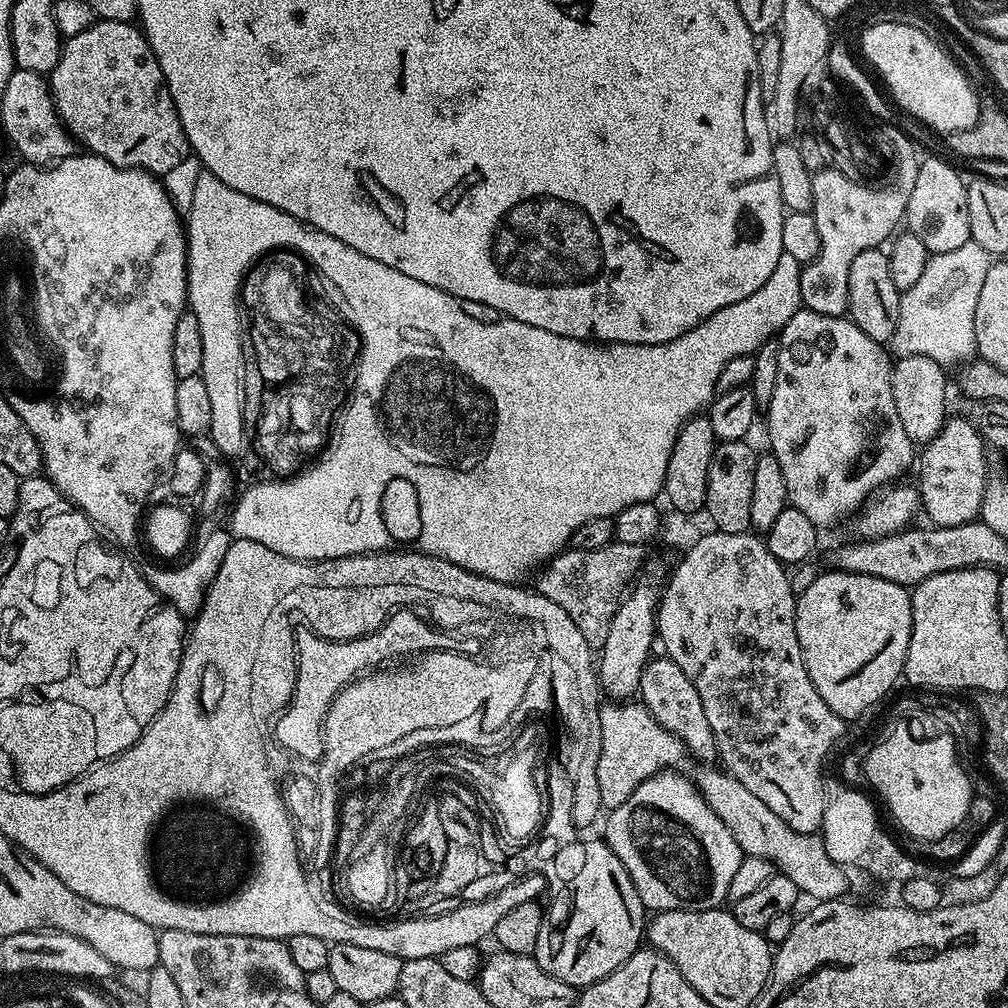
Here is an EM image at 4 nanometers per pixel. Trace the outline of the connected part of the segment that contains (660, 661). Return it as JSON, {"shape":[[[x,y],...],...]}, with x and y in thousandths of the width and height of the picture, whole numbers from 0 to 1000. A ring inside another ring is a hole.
{"shape":[[[658,649],[644,654],[643,660],[637,665],[633,694],[634,697],[645,704],[647,711],[658,722],[668,726],[679,737],[679,741],[685,747],[686,753],[687,750],[690,754],[698,754],[694,756],[706,756],[711,753],[712,747],[708,736],[708,724],[704,724],[704,716],[700,713],[700,704],[696,704],[696,692],[692,692],[692,685],[688,685],[688,677],[685,677],[685,673],[681,673],[681,668],[673,662],[673,657],[664,655]]]}

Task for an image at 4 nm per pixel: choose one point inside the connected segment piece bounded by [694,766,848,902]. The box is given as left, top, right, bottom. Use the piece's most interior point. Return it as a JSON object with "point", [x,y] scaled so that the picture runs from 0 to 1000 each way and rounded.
{"point":[795,849]}

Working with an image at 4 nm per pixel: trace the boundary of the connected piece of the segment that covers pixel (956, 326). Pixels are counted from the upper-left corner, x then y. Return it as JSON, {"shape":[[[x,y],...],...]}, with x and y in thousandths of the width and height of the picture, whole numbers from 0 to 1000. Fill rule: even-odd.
{"shape":[[[959,238],[950,248],[922,253],[919,268],[903,288],[893,291],[891,323],[883,338],[883,349],[892,355],[918,352],[936,363],[955,362],[969,352],[966,335],[966,307],[970,305],[970,292],[978,280],[978,268],[986,260],[974,244]]]}

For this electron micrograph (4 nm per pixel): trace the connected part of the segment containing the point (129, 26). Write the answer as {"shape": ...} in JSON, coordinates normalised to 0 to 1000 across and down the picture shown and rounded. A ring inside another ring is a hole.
{"shape":[[[96,19],[95,23],[81,30],[81,34],[73,34],[73,38],[63,40],[58,65],[54,65],[50,79],[50,94],[56,114],[68,132],[87,146],[84,148],[90,154],[105,157],[105,161],[118,167],[140,167],[162,177],[188,153],[187,138],[181,129],[173,97],[169,97],[161,65],[157,65],[153,50],[134,23]]]}

